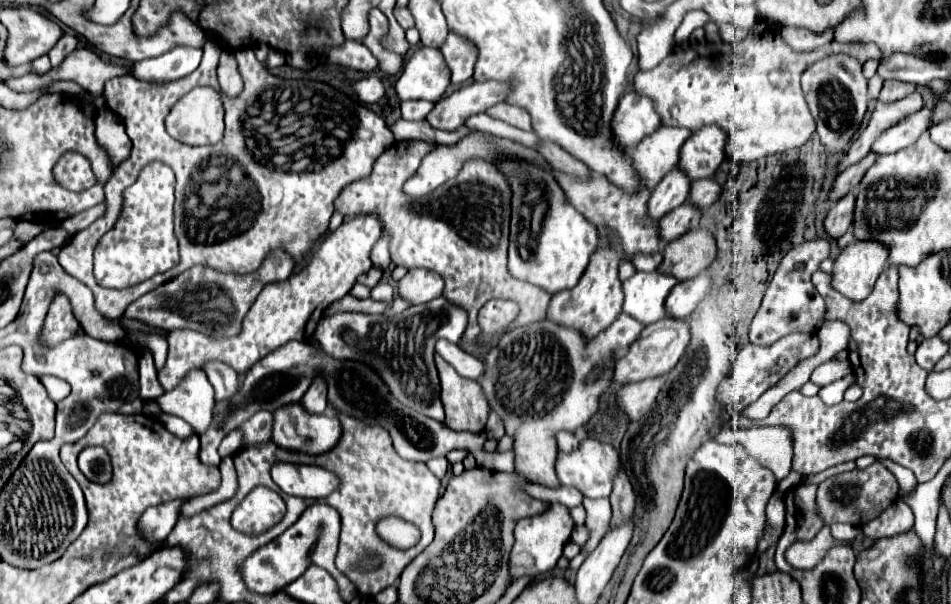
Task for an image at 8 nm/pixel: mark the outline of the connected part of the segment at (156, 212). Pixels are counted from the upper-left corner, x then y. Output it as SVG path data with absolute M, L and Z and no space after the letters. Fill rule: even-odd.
M160 160L146 164L138 182L126 190L124 210L114 230L110 230L94 252L94 278L104 288L136 286L180 262L178 240L174 236L174 190L176 178L170 166Z

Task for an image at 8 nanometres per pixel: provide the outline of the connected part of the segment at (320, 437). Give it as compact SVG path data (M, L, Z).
M292 404L292 408L280 408L280 412L274 412L274 416L276 424L272 428L272 440L276 446L290 452L318 456L336 448L342 438L342 424L338 416L310 416L304 412L304 408L300 408L300 404Z

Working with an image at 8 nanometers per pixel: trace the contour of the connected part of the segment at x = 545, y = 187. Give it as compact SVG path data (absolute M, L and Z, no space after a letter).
M498 158L496 168L506 176L512 190L510 216L510 252L508 270L518 280L528 280L552 294L578 284L590 256L598 248L598 232L566 200L564 190L550 168L526 162L522 158Z

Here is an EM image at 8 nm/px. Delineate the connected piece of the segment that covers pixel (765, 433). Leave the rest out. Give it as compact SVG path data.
M722 428L716 440L744 446L750 456L776 476L776 480L782 480L792 468L792 432L788 428Z

